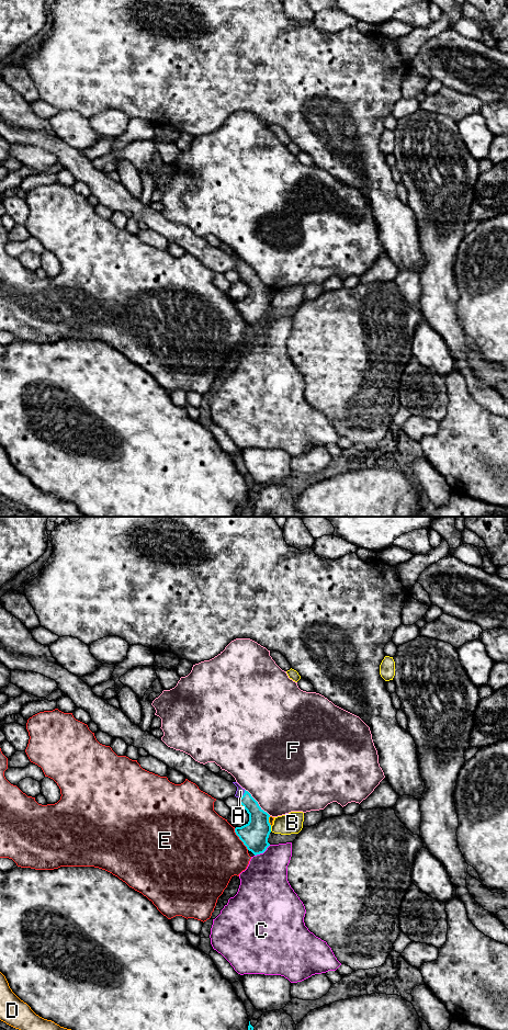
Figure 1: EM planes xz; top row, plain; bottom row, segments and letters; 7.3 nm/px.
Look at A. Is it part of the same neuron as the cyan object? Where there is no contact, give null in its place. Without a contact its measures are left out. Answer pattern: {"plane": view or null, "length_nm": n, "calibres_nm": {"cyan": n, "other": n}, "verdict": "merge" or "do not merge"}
{"plane": "xz", "length_nm": 80, "calibres_nm": {"cyan": 160, "other": 60}, "verdict": "merge"}

